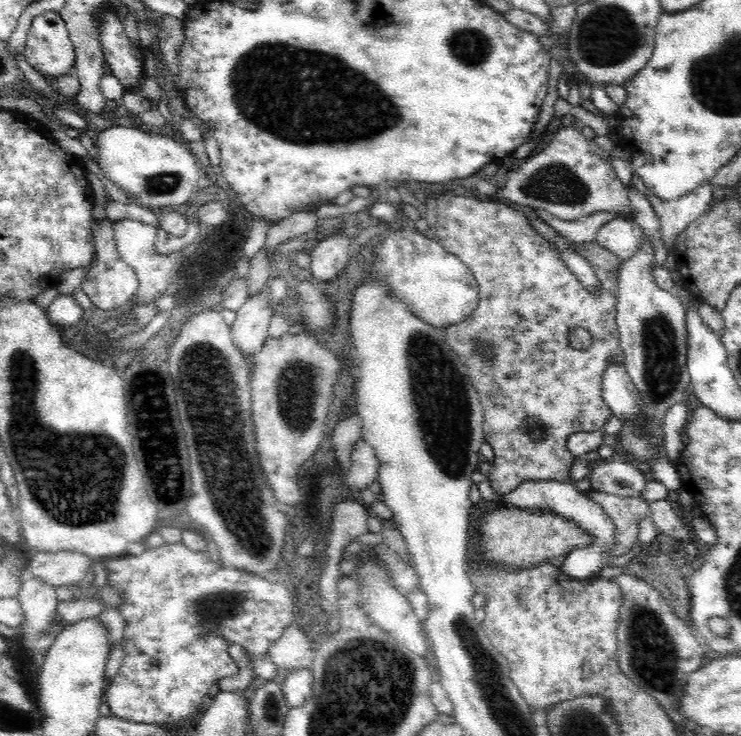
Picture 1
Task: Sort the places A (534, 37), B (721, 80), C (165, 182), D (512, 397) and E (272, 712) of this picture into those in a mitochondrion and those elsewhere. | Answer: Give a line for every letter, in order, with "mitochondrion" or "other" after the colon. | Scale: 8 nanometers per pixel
A: other
B: mitochondrion
C: mitochondrion
D: other
E: mitochondrion

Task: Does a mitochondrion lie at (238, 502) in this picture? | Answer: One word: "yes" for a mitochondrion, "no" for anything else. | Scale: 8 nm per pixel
yes

